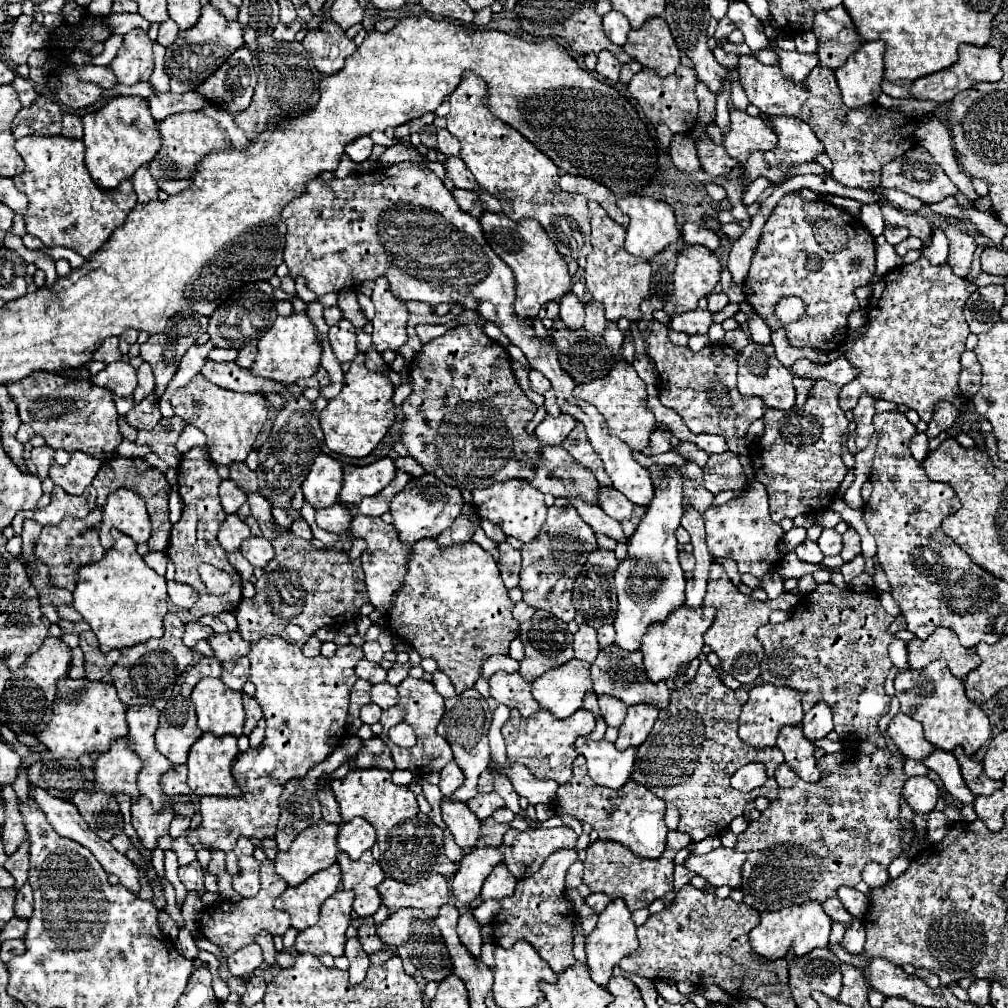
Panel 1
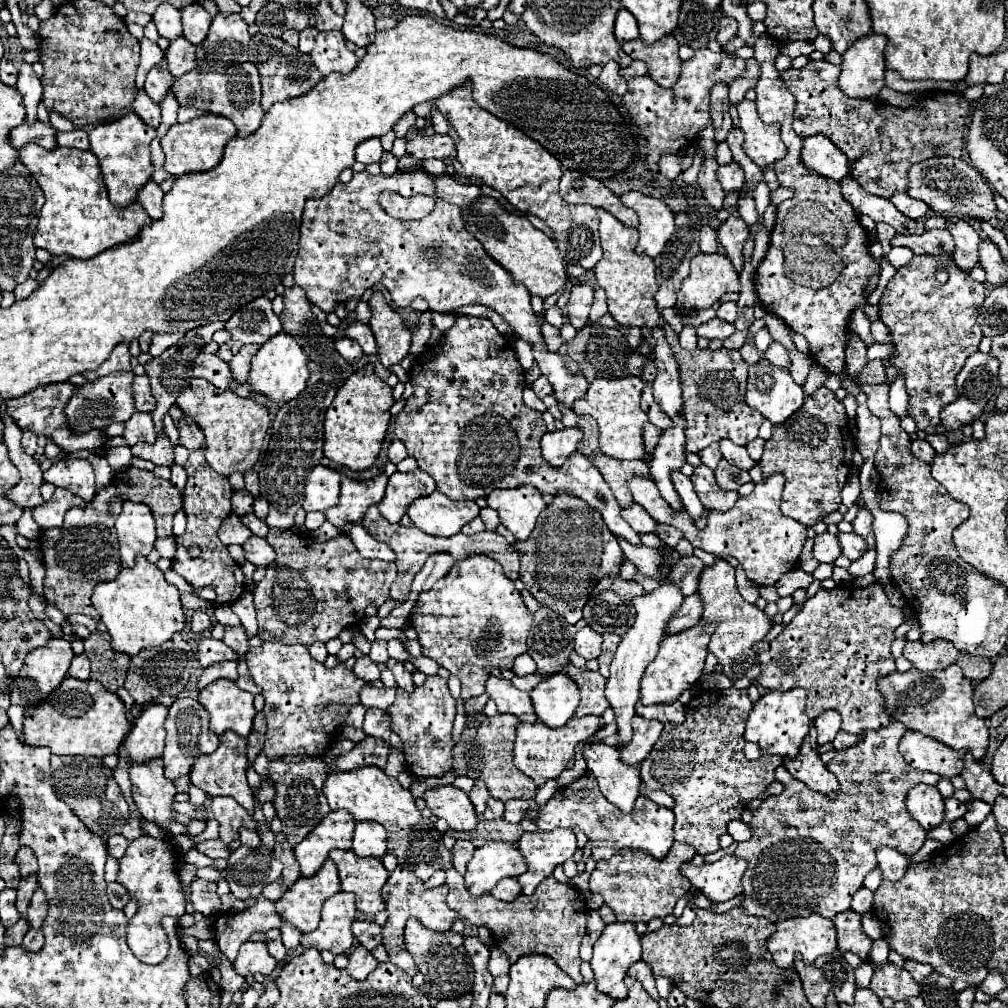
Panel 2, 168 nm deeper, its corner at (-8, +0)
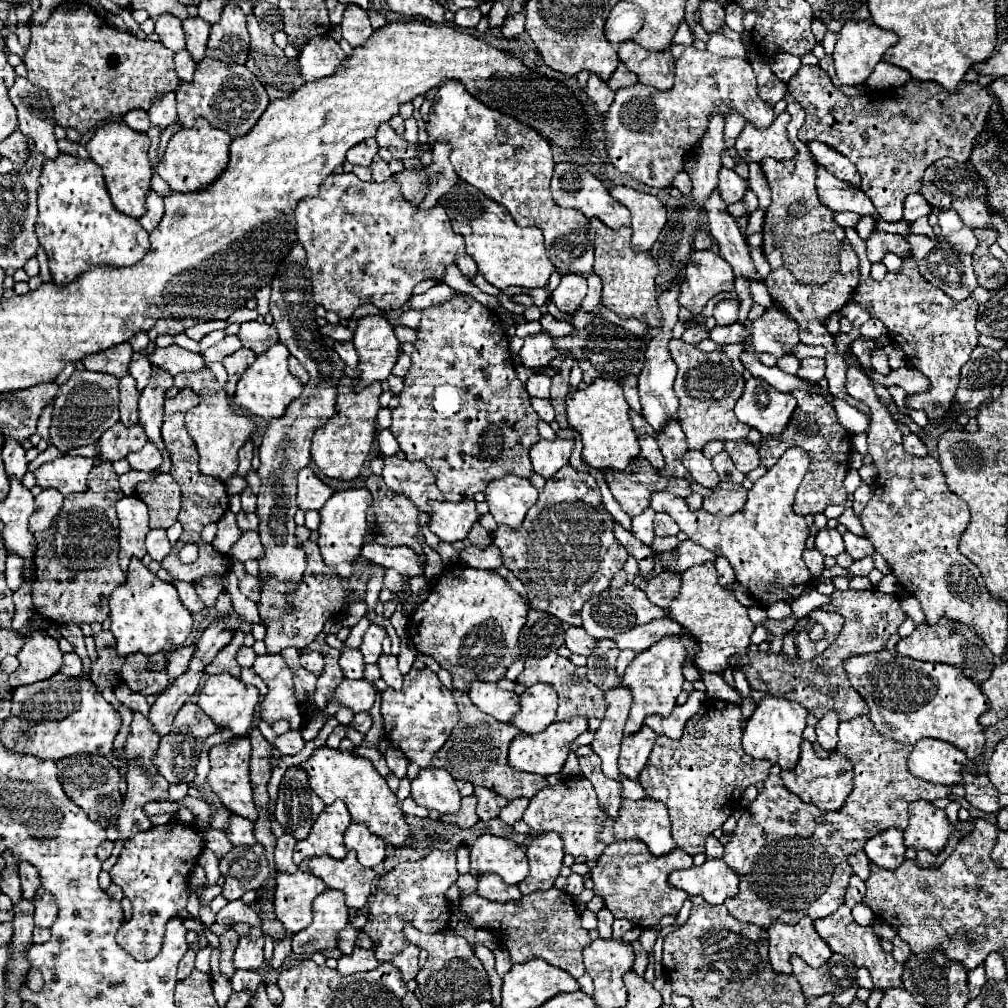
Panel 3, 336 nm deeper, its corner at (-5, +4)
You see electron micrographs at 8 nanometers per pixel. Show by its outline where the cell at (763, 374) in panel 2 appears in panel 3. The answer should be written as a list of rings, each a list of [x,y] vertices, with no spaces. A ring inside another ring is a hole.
[[[750,377],[746,381],[742,397],[736,403],[736,417],[746,425],[756,427],[762,435],[780,435],[786,429],[794,407],[796,407],[796,399],[790,393],[780,393],[774,387],[770,387],[766,381],[758,377]]]

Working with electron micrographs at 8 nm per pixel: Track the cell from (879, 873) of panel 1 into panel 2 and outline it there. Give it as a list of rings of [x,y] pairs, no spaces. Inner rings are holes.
[[[883,847],[883,849],[877,849],[877,863],[879,863],[879,869],[883,871],[885,879],[899,881],[909,867],[909,857],[899,853],[897,849]]]

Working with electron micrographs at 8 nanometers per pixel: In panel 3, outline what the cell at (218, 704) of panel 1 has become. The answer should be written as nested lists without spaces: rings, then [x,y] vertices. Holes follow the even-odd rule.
[[[220,673],[220,675],[210,675],[206,679],[206,683],[198,695],[198,705],[218,727],[230,729],[234,735],[246,735],[248,729],[252,727],[258,695],[260,693],[256,687],[244,685],[240,679],[232,677],[230,673]]]

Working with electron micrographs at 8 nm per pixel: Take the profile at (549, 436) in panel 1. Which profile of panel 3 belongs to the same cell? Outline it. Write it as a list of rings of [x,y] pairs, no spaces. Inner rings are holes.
[[[556,437],[554,441],[540,439],[530,449],[530,461],[534,471],[544,479],[550,479],[560,467],[568,463],[572,449],[574,449],[572,439],[560,439],[560,437]]]

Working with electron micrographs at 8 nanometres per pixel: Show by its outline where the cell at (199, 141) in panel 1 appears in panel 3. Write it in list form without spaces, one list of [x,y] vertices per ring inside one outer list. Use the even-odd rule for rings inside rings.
[[[196,119],[194,127],[180,129],[174,133],[166,145],[166,153],[162,155],[156,173],[170,185],[174,191],[198,191],[210,185],[228,163],[228,145],[232,137],[230,133],[212,127],[206,119]]]

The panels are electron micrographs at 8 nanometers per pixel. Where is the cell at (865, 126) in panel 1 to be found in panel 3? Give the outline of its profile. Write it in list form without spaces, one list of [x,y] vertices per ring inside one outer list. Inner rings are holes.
[[[802,65],[798,73],[788,81],[788,91],[800,101],[806,111],[806,121],[798,131],[800,141],[822,141],[842,155],[846,155],[862,175],[862,189],[878,209],[884,221],[900,221],[904,199],[910,193],[918,193],[920,177],[928,165],[942,157],[954,157],[960,163],[970,157],[976,135],[984,129],[986,113],[992,105],[992,95],[978,83],[962,81],[956,91],[946,91],[932,81],[910,79],[908,85],[894,91],[871,91],[870,95],[844,95],[828,77],[820,65]]]

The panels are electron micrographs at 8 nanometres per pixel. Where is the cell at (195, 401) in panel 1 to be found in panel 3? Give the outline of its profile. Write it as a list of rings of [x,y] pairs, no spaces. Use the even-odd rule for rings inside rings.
[[[200,383],[194,389],[196,395],[200,397],[200,405],[192,407],[186,413],[186,429],[188,429],[188,433],[192,435],[192,439],[198,447],[200,471],[204,475],[212,475],[220,481],[228,481],[238,467],[238,449],[246,441],[250,441],[250,437],[256,433],[256,423],[246,415],[234,413],[224,391],[214,391],[214,389],[204,391],[202,387],[206,387],[206,385]]]

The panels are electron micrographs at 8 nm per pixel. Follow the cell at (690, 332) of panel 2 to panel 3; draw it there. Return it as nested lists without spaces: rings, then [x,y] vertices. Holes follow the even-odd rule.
[[[688,325],[682,335],[682,341],[690,343],[690,345],[698,345],[706,337],[708,337],[708,331],[704,329],[704,325]]]

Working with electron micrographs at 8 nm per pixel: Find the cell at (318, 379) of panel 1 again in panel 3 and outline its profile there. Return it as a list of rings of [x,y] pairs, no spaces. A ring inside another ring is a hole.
[[[292,355],[288,358],[288,367],[290,373],[292,373],[295,377],[298,377],[302,384],[307,383],[309,379],[308,372],[304,369],[298,359]]]

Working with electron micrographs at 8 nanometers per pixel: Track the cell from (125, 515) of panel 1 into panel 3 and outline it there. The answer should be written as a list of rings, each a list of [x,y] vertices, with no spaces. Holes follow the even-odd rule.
[[[136,495],[116,501],[116,513],[120,519],[120,551],[128,557],[142,559],[146,555],[144,537],[148,527],[148,507]]]

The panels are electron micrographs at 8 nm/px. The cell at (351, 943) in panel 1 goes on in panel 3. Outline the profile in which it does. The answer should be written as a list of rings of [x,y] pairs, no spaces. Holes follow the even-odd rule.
[[[356,947],[350,955],[342,955],[338,959],[338,967],[336,969],[342,975],[352,975],[352,973],[360,973],[360,971],[372,971],[376,967],[378,967],[378,959],[374,957],[374,951]]]

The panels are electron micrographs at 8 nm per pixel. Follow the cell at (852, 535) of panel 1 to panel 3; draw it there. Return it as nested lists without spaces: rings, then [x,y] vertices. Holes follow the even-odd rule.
[[[862,483],[862,485],[856,489],[856,493],[854,493],[854,505],[852,505],[852,509],[854,509],[856,517],[862,515],[866,503],[870,501],[870,497],[872,497],[872,489],[870,489],[866,483]]]

